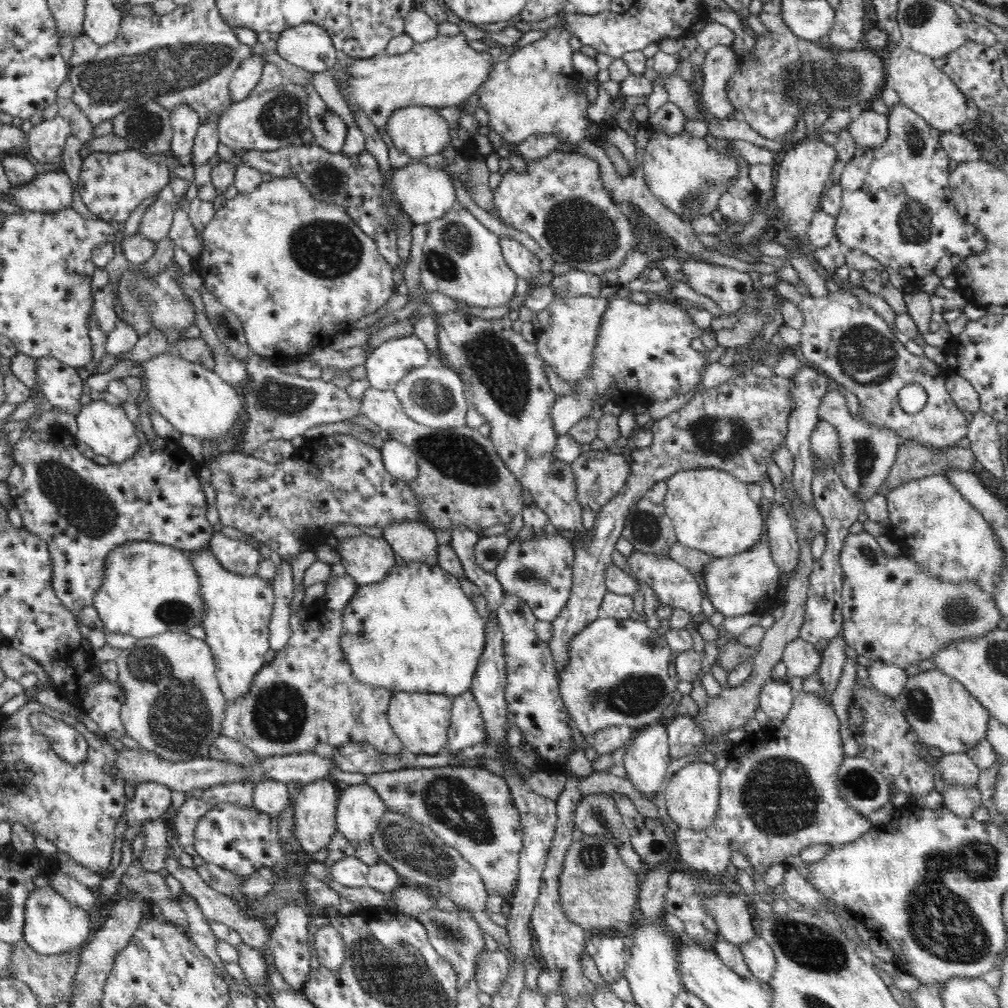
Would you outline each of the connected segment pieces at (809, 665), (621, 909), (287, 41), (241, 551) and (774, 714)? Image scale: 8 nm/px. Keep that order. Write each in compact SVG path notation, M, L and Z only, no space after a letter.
M794 639L786 646L781 661L787 667L788 679L793 676L806 678L816 673L821 665L815 647L802 639Z
M586 834L582 839L573 842L566 852L566 859L561 874L561 901L570 920L579 924L586 932L598 932L603 928L617 928L628 931L633 923L639 894L639 885L636 884L638 876L634 869L624 861L619 848L613 844L605 834Z
M303 22L298 26L290 26L280 33L277 40L277 53L288 62L297 67L302 66L312 72L322 72L332 68L336 60L337 50L335 49L333 38L321 24L316 22Z
M216 531L211 538L210 551L216 561L228 572L246 577L256 577L258 564L263 554L254 546L238 538L230 538L222 531Z
M768 680L761 690L761 709L775 725L782 724L793 707L793 691L786 681Z

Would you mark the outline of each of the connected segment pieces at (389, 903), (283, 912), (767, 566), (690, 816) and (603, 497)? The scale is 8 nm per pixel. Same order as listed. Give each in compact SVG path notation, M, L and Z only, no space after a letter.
M400 882L394 890L388 892L384 902L382 902L382 907L386 911L404 913L416 919L426 929L429 941L438 951L438 954L448 960L456 969L459 986L464 986L468 982L468 978L474 974L477 961L484 950L486 950L486 932L476 922L476 918L470 914L472 910L442 910L436 904L435 898L432 898L428 910L420 910L420 912L403 912L403 910L399 910L399 892L402 887L406 887L406 882Z
M284 905L275 912L277 922L269 942L275 968L299 992L310 970L308 917L296 905Z
M764 534L754 546L728 556L714 557L706 567L706 585L712 605L724 617L746 614L763 616L780 602L780 573L771 553L771 542Z
M690 762L675 772L663 789L667 813L679 828L700 832L714 824L721 795L721 774L706 762Z
M608 448L581 452L578 458L570 464L570 469L574 473L574 500L578 501L582 510L592 510L595 516L605 504L608 504L618 493L624 490L631 473L626 458L621 453L612 452Z

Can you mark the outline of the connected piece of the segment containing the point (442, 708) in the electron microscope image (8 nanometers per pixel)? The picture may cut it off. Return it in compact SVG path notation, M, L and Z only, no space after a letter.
M396 690L388 704L388 719L393 732L405 748L414 754L438 754L446 746L453 699L434 692Z

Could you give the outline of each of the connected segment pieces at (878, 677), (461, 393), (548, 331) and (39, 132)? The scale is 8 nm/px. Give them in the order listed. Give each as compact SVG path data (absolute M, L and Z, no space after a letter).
M871 662L868 672L873 688L894 701L902 694L909 679L904 669L889 663Z
M431 362L426 366L413 368L397 383L394 392L406 415L416 424L438 430L466 426L468 394L465 392L463 380L448 367Z
M587 294L556 295L552 304L537 313L537 353L562 379L576 381L590 366L598 324L606 304L607 298L594 298Z
M64 116L43 120L30 130L30 153L42 165L62 164L66 140L73 136L73 130L72 121Z

